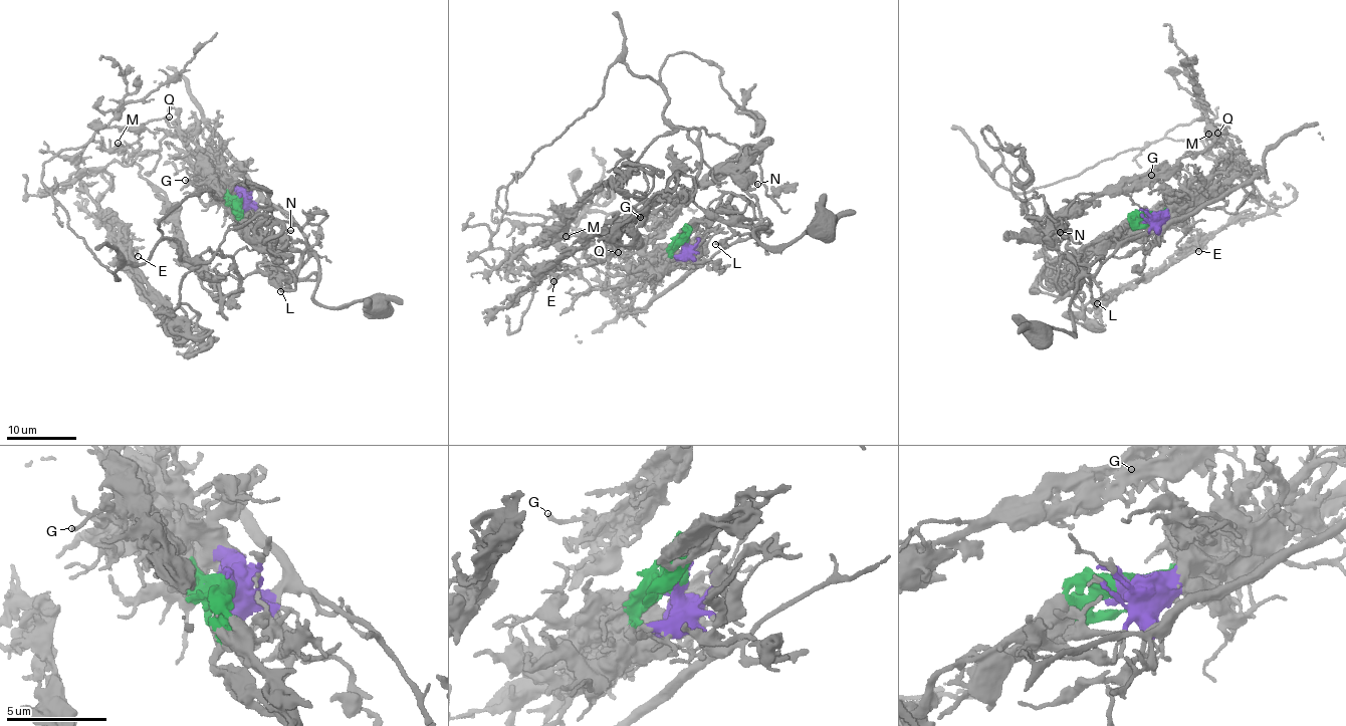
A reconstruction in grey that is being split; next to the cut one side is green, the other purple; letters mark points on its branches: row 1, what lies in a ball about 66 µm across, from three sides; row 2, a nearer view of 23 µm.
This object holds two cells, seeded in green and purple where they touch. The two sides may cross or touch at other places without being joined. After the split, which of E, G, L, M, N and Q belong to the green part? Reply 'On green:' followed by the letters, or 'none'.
On green: E, G, L, M, N, Q

